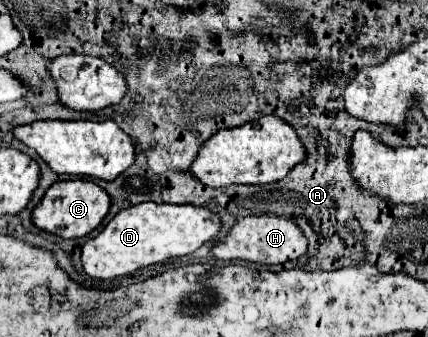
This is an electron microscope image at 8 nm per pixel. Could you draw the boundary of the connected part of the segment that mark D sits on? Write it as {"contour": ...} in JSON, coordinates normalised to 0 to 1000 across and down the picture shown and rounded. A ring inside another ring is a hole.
{"contour":[[[334,599],[283,623],[231,700],[199,718],[189,772],[194,795],[217,825],[273,825],[306,813],[325,795],[432,760],[470,736],[479,718],[498,712],[516,688],[512,635],[474,611],[446,605],[362,605]]]}

